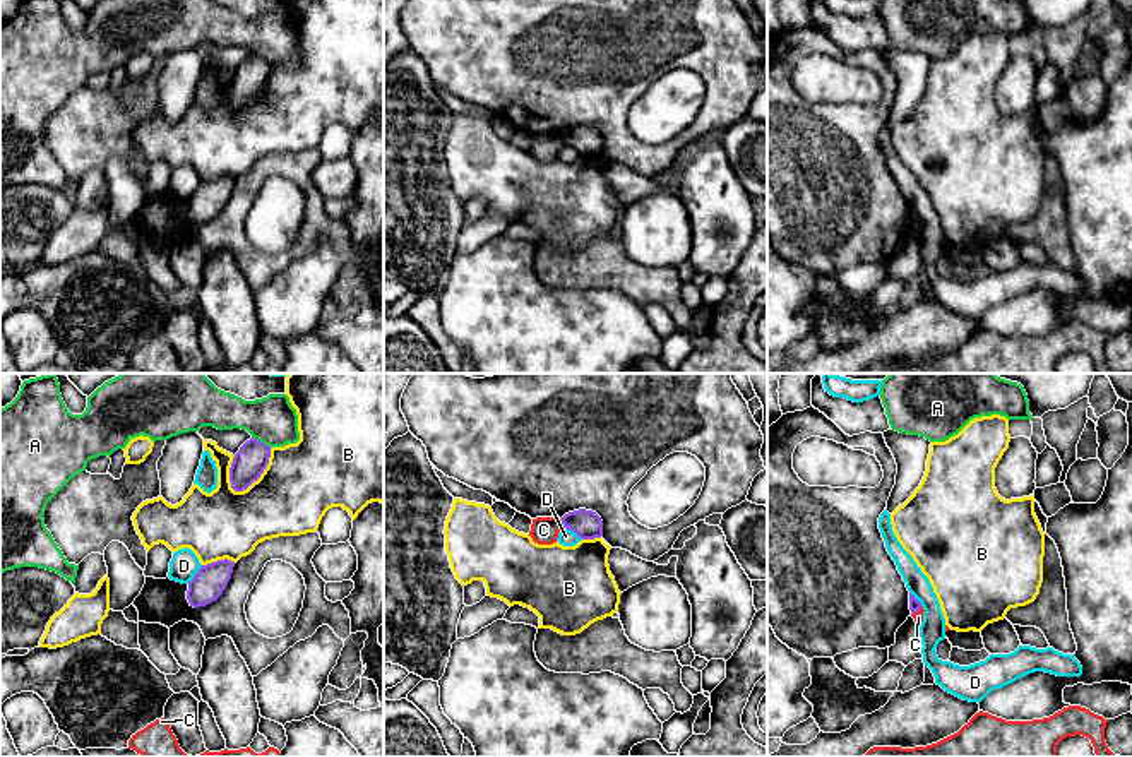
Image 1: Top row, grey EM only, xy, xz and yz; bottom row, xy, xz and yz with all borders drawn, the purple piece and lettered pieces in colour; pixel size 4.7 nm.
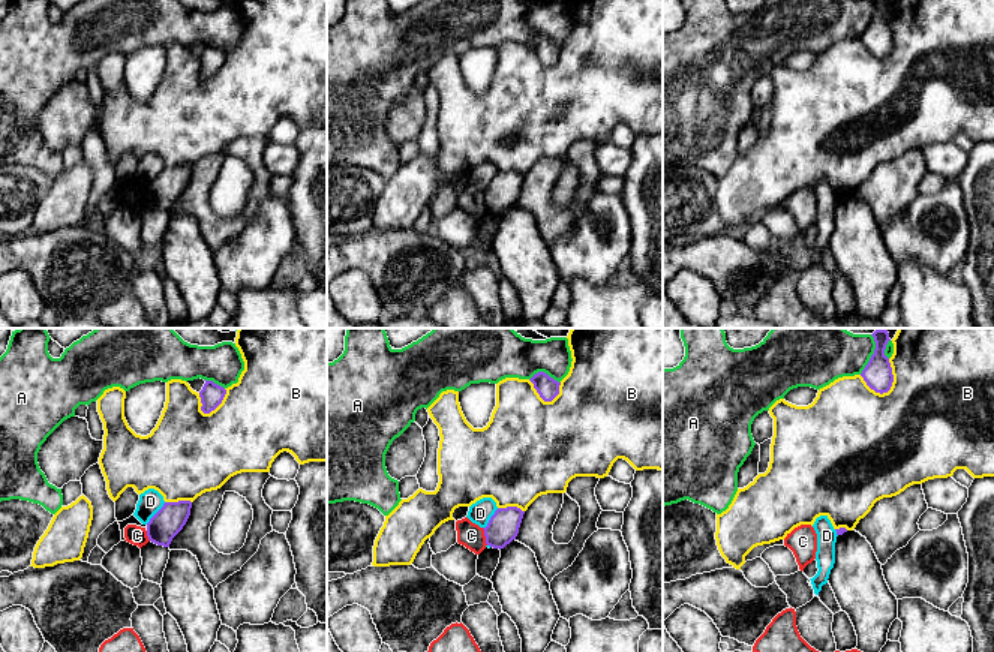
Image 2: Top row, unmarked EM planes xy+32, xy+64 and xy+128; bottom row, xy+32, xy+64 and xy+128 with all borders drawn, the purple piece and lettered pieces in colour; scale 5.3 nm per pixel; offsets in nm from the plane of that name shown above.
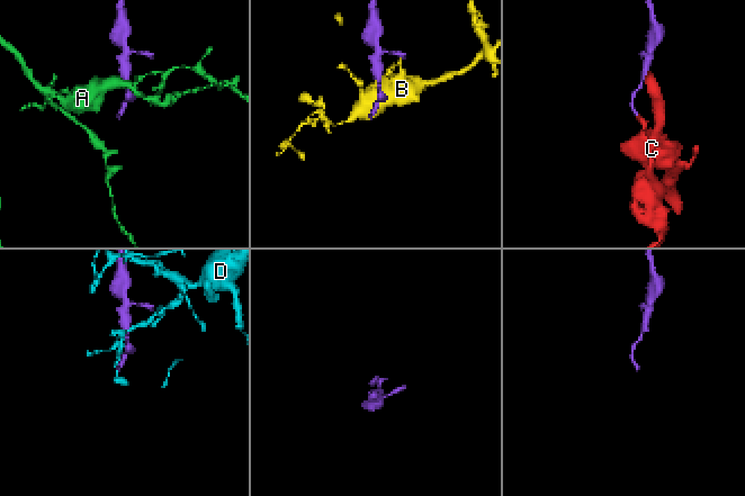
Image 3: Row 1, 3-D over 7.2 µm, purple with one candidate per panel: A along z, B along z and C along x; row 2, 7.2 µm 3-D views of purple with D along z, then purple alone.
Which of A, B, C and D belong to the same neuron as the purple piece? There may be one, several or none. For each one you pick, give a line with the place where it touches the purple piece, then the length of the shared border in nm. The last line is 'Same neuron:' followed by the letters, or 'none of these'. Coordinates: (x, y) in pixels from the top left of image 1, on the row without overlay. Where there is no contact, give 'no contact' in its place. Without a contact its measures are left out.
Same neuron: none of these

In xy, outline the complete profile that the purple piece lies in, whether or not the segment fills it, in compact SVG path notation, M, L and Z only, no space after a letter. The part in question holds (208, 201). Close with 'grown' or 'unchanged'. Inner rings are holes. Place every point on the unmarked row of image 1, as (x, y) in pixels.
M224 175L202 182L188 199L187 216L190 223L199 224L216 218L226 206L235 178Z | unchanged

